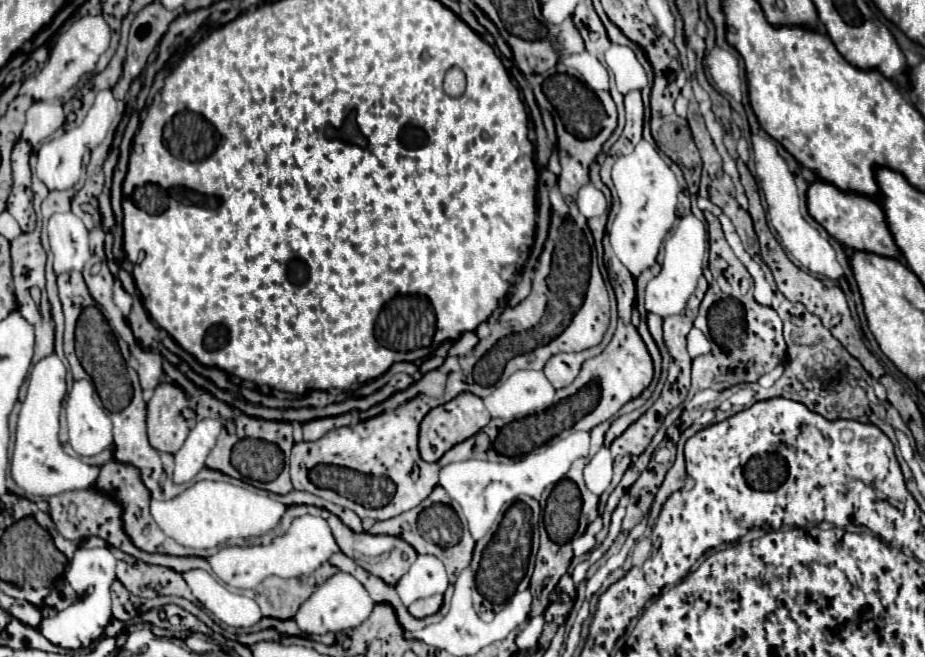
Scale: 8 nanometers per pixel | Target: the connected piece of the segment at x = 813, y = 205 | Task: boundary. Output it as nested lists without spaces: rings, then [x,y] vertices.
[[[816,181],[808,189],[808,209],[810,209],[810,215],[828,231],[828,235],[832,235],[844,247],[854,249],[854,251],[876,253],[876,255],[892,257],[892,259],[902,257],[902,253],[888,229],[884,209],[874,199],[856,195],[856,193],[844,193],[830,183]]]

